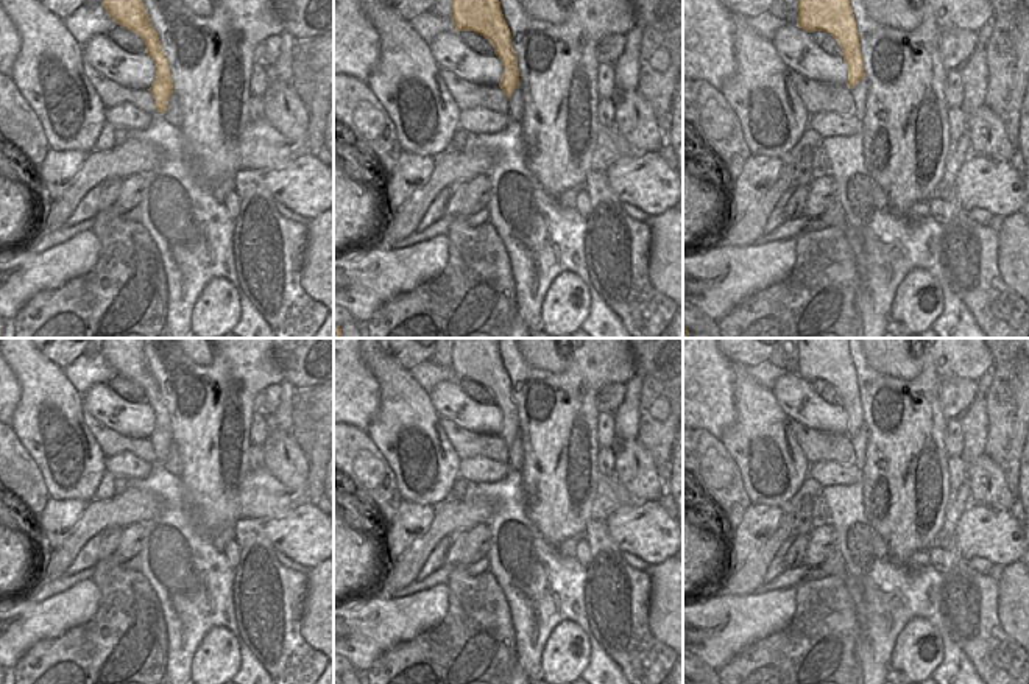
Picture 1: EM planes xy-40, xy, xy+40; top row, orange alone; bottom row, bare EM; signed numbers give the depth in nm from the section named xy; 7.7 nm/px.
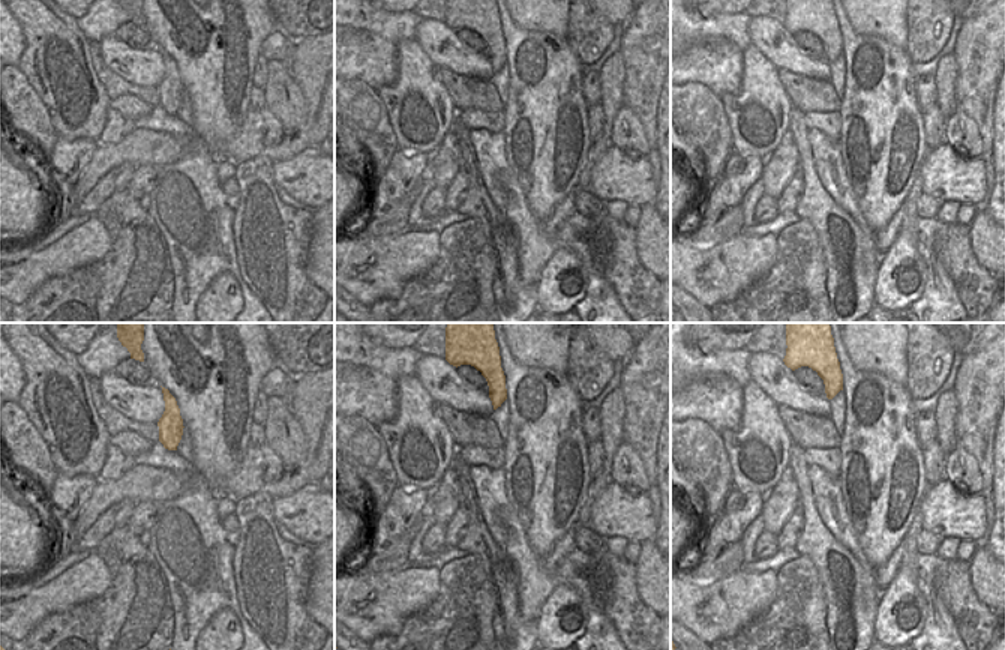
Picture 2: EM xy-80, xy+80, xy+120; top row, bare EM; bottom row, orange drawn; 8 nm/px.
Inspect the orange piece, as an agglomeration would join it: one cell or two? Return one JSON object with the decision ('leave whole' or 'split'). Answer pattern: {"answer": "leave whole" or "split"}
{"answer": "leave whole"}

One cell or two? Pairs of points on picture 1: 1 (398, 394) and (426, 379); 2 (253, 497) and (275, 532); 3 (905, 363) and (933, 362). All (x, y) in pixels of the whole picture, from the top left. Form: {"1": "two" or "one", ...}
{"1": "two", "2": "two", "3": "two"}

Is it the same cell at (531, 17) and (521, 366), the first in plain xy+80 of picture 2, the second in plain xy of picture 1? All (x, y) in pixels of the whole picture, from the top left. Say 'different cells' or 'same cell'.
different cells

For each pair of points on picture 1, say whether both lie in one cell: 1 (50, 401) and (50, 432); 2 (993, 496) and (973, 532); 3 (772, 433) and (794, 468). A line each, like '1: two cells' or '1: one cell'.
1: one cell
2: two cells
3: one cell

